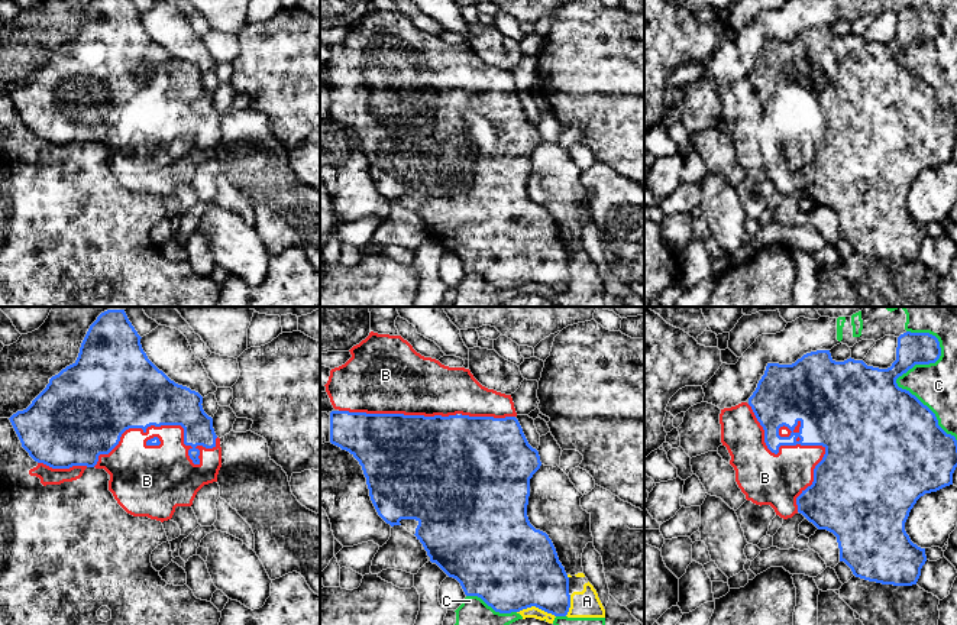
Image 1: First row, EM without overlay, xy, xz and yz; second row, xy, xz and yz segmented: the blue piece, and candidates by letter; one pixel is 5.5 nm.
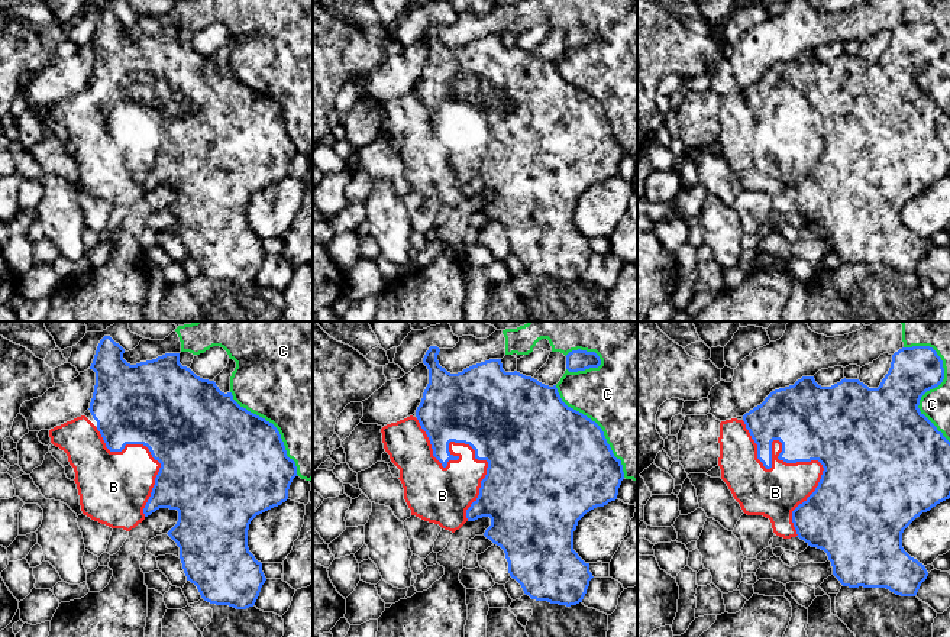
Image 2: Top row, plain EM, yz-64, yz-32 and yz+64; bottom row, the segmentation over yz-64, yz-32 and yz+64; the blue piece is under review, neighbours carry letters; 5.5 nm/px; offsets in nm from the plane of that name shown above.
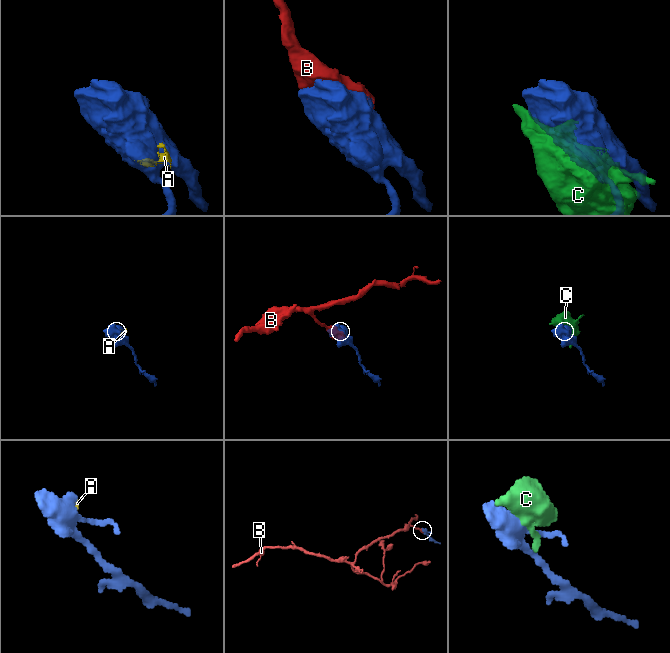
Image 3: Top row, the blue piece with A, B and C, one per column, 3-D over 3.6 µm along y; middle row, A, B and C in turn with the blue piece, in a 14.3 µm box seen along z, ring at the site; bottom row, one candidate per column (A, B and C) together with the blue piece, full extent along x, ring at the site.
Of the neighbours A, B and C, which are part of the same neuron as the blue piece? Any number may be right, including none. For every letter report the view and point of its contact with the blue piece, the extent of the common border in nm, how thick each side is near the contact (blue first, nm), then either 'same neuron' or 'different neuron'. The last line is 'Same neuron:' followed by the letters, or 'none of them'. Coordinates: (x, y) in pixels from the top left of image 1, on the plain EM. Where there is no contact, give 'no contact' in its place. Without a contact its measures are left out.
A: xz (569, 281) | 120 nm | 320/150 nm | different neuron
B: xy (159, 101) | 700 nm | 400/300 nm | same neuron
C: yz (907, 47) | 650 nm | 320/240 nm | different neuron
Same neuron: B

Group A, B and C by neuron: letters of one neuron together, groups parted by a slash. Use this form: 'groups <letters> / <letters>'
groups A C / B

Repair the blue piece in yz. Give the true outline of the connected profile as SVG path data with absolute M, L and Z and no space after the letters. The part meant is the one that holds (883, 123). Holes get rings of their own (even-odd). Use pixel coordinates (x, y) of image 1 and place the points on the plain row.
M906 7L898 13L896 36L888 45L867 42L863 36L847 35L835 38L830 26L817 26L804 30L792 41L767 39L764 51L757 59L756 67L747 78L721 85L721 119L727 123L735 146L735 158L747 177L756 181L770 181L776 191L783 195L802 190L818 205L827 205L837 213L840 224L840 237L844 237L856 253L893 262L916 260L921 245L927 237L925 224L918 223L905 207L905 198L916 177L925 169L937 168L953 161L953 149L957 143L957 116L947 110L940 101L935 90L924 81L909 67L898 62L896 55L912 45L915 41L935 39L941 32L940 17L929 9Z

